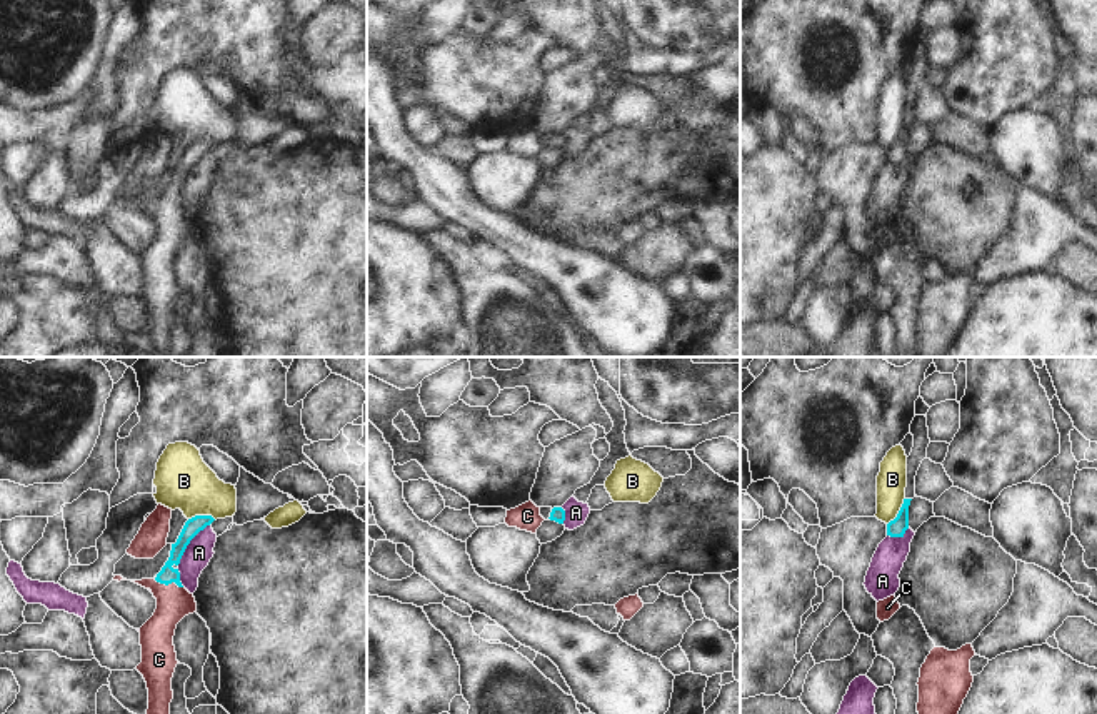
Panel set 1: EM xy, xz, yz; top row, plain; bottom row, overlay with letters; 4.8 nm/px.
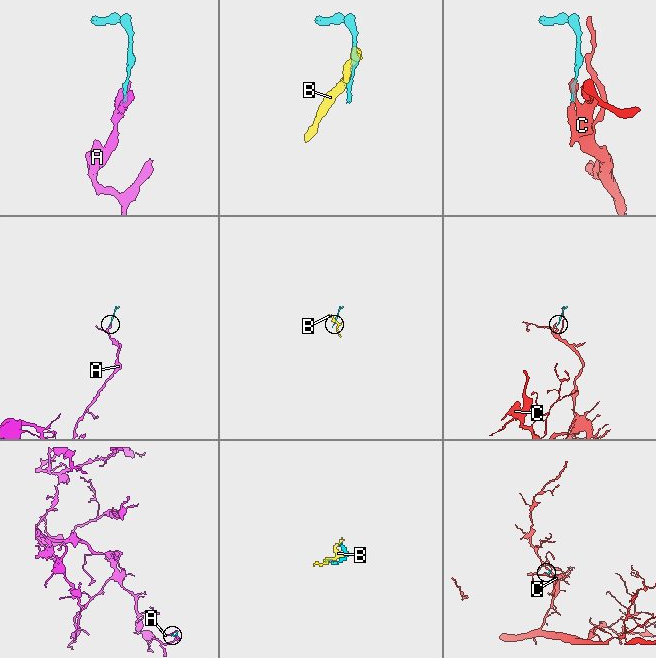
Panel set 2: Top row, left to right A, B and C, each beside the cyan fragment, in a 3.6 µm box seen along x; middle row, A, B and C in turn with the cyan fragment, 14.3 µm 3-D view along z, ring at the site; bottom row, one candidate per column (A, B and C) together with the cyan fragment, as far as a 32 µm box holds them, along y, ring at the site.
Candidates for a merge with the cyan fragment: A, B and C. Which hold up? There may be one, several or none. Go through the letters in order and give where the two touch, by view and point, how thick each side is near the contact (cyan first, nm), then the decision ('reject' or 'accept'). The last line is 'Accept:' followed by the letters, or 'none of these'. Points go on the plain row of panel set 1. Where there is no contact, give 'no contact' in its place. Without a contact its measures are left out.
A: contact xy (189, 169); calibres 80 and 130 nm; reject
B: contact yz (899, 137); calibres 90 and 140 nm; reject
C: contact xy (169, 209); calibres 80 and 170 nm; accept
Accept: C

